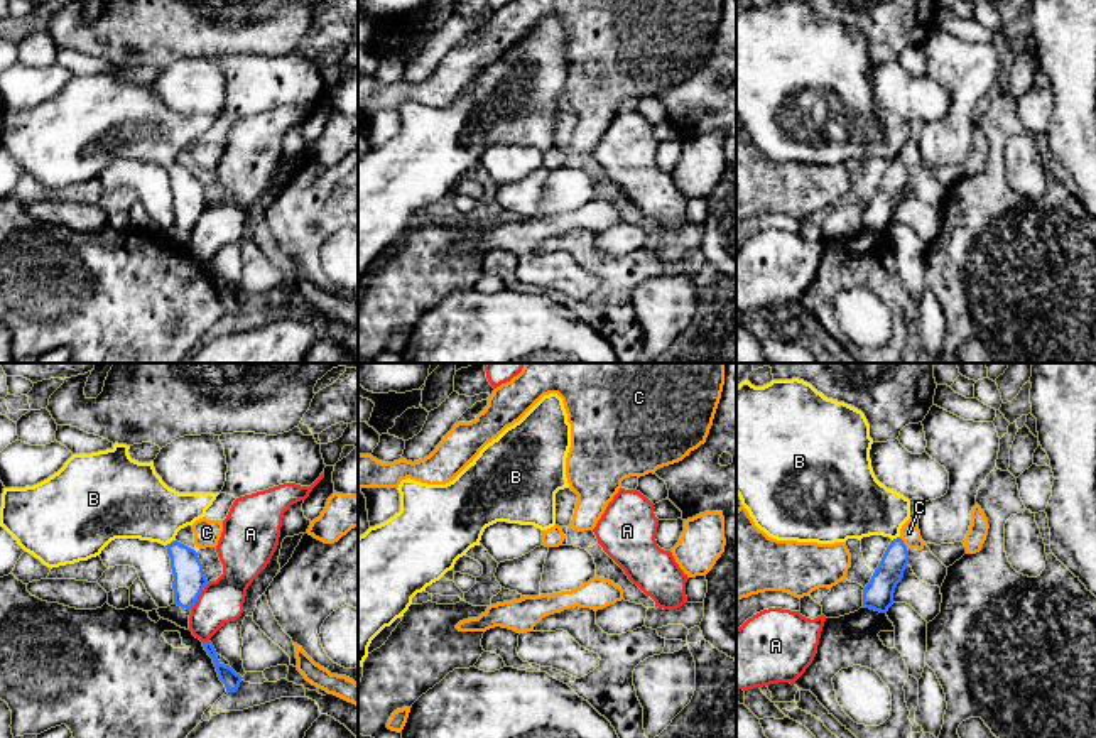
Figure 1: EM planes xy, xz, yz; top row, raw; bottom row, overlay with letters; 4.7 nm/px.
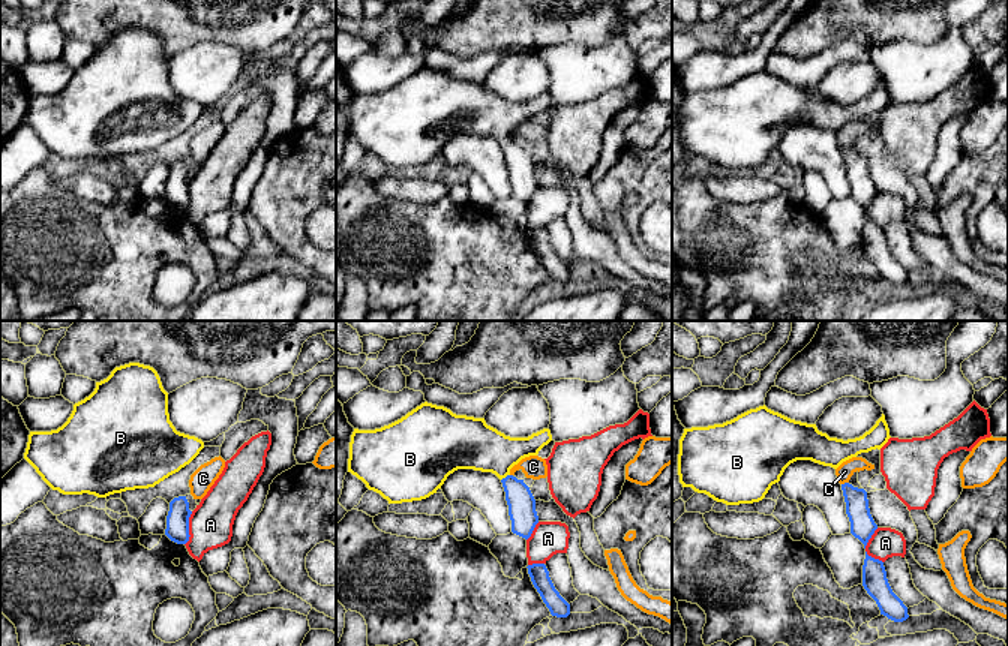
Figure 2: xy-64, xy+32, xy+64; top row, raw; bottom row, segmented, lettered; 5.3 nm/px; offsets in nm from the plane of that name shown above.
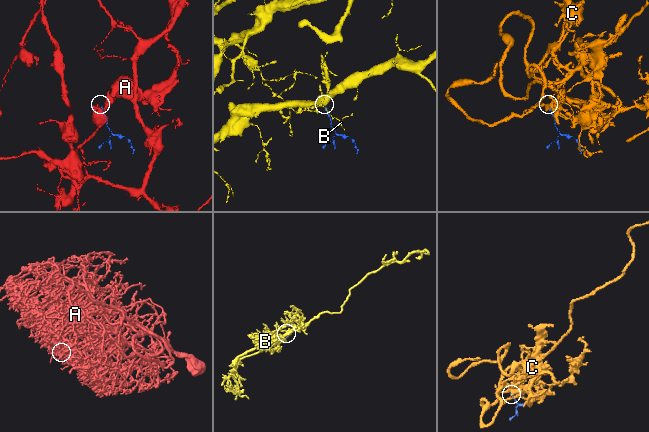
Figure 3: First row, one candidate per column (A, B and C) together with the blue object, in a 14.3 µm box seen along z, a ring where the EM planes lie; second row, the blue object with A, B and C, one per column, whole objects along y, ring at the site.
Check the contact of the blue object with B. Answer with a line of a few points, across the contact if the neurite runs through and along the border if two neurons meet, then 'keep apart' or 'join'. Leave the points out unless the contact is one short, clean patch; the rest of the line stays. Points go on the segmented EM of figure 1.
xy (189, 580), (186, 564), (171, 542), (135, 504) | join

